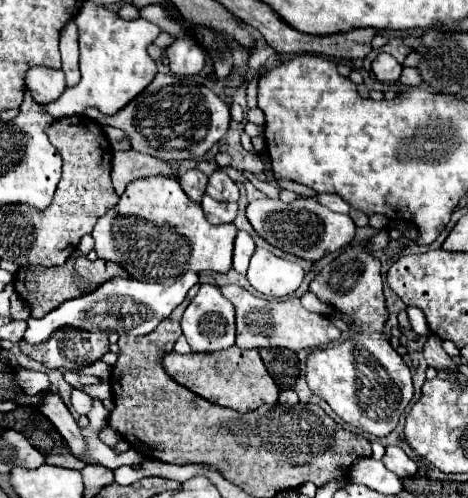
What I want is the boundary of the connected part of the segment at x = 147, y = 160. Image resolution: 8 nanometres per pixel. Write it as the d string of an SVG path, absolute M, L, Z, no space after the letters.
M127 150L127 152L115 152L113 154L113 188L117 190L117 194L121 194L125 190L125 186L129 182L133 182L135 178L143 178L143 176L157 176L157 174L167 174L173 176L173 168L169 162L165 160L157 160L149 154L141 154L135 150Z

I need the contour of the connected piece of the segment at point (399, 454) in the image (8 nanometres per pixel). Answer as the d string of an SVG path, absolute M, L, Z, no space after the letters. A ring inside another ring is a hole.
M387 446L385 448L383 464L387 470L397 474L399 478L407 478L407 476L413 476L417 472L417 464L399 446Z

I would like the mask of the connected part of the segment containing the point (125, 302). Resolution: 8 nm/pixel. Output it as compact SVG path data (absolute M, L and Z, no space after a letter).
M185 274L175 284L163 286L163 284L147 284L139 280L123 280L113 278L111 282L105 282L95 292L85 294L81 298L73 298L63 302L59 308L49 312L45 318L27 318L27 330L25 340L29 344L41 344L49 338L49 334L61 326L73 326L81 330L133 330L137 328L137 334L149 334L153 332L161 320L169 318L169 314L185 300L191 286L195 286L199 280L197 274Z

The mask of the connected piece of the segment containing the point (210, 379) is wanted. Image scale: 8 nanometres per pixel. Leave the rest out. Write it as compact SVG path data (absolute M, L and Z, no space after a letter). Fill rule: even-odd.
M231 346L229 350L213 352L213 354L177 354L169 352L163 360L167 374L189 388L191 392L203 396L205 400L213 400L215 404L233 408L237 412L251 412L261 404L277 404L279 388L275 380L265 370L265 364L257 350L241 350Z

